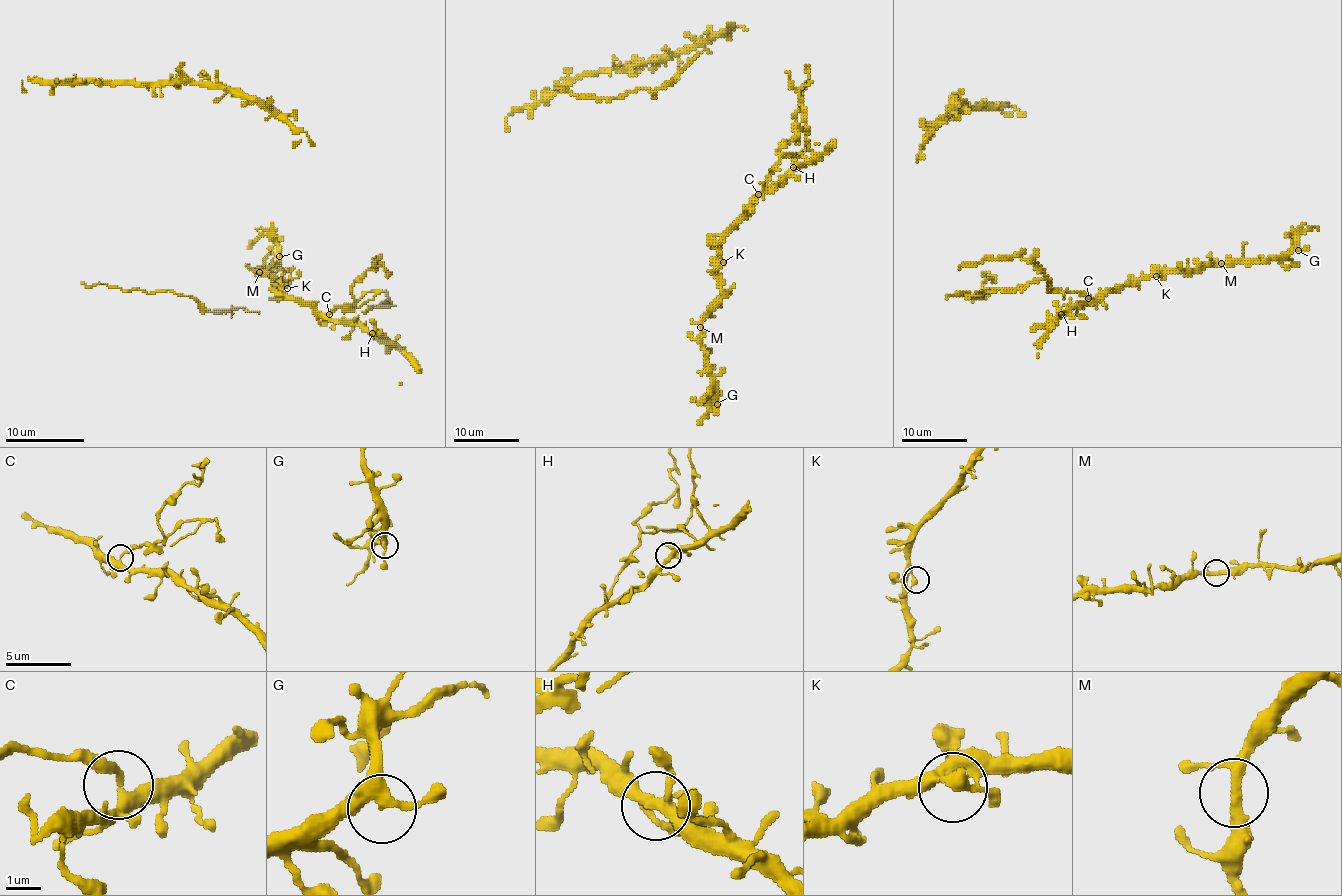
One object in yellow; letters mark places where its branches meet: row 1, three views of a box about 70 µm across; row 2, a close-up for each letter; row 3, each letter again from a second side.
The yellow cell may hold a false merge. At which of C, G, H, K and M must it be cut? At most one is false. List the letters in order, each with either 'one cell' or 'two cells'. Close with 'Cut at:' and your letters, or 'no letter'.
C: two cells
G: one cell
H: one cell
K: one cell
M: one cell
Cut at: C

